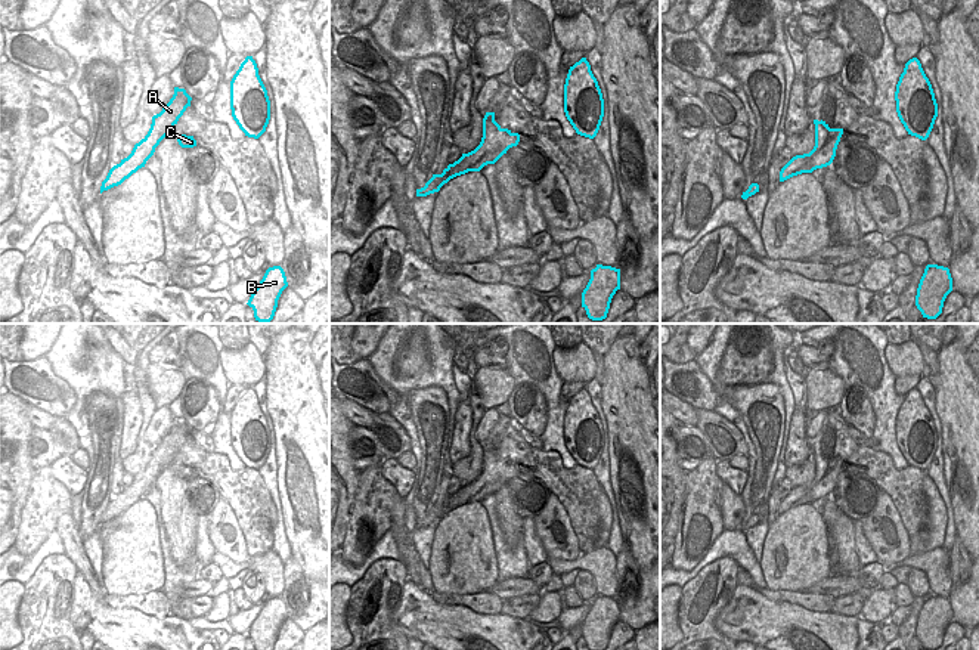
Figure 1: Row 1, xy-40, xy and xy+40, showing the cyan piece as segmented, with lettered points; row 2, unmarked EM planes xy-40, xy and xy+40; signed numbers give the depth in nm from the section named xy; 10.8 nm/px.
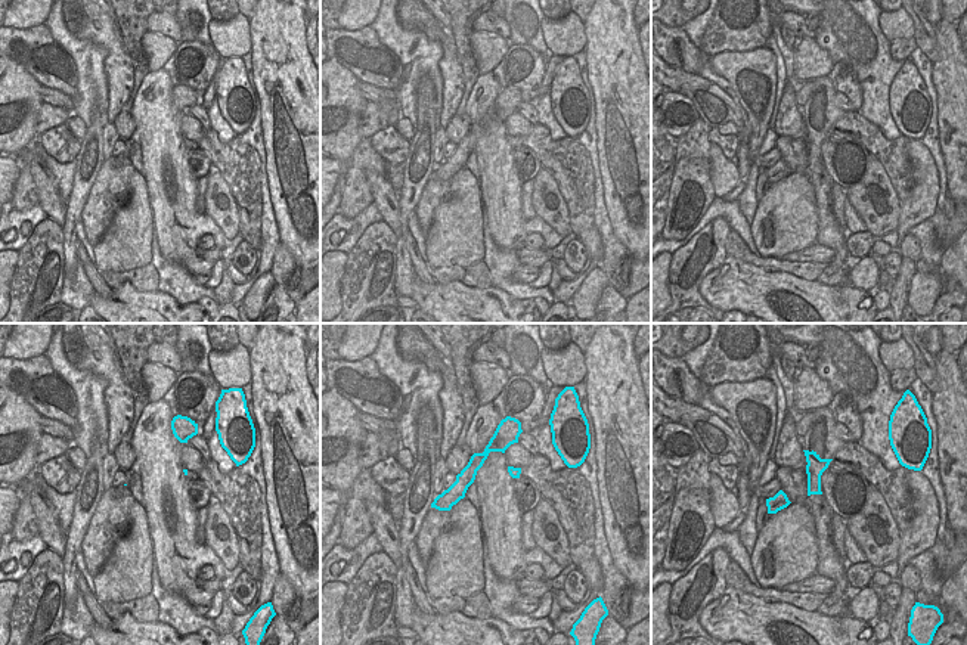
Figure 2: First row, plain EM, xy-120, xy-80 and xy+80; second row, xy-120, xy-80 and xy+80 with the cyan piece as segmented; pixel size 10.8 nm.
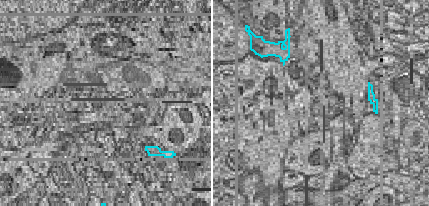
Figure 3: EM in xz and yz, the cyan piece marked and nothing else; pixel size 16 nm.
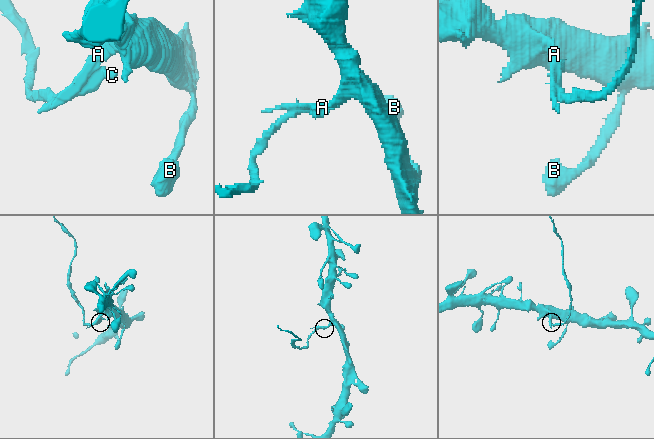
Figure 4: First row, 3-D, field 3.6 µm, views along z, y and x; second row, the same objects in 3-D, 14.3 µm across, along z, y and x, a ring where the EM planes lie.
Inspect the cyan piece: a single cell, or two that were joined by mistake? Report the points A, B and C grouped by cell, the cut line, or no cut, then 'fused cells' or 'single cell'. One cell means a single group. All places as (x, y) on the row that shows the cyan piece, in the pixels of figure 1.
groups A B / C; cut xy (511, 133), (498, 148), (486, 152), (458, 175); fused cells

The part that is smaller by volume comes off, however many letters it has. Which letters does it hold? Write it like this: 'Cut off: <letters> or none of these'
Cut off: C

